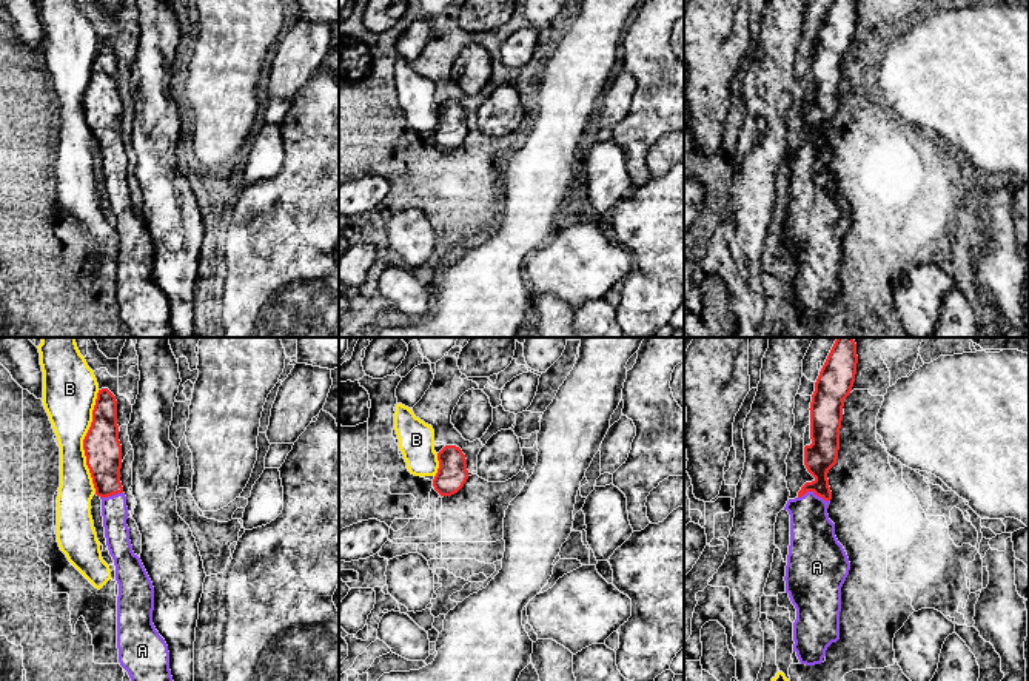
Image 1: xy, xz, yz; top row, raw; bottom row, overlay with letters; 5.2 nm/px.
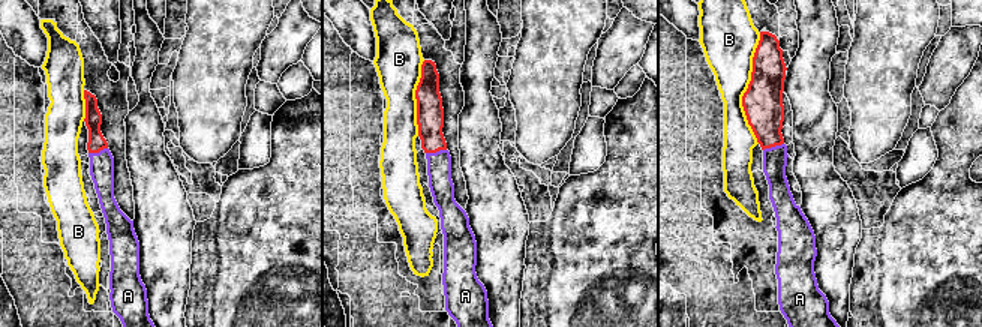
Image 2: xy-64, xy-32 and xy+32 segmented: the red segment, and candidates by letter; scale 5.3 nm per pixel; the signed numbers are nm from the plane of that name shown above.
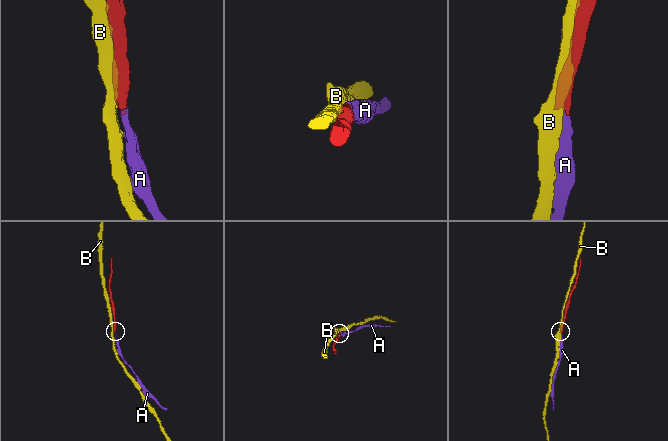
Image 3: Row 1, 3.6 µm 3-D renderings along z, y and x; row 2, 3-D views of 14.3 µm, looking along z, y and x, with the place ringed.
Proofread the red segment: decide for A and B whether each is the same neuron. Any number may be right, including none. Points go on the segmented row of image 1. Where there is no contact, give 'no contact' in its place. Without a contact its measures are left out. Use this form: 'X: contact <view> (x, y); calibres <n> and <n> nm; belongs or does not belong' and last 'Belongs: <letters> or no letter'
A: contact yz (814, 492); calibres 170 and 240 nm; belongs
B: contact xy (83, 441); calibres 190 and 280 nm; does not belong
Belongs: A

